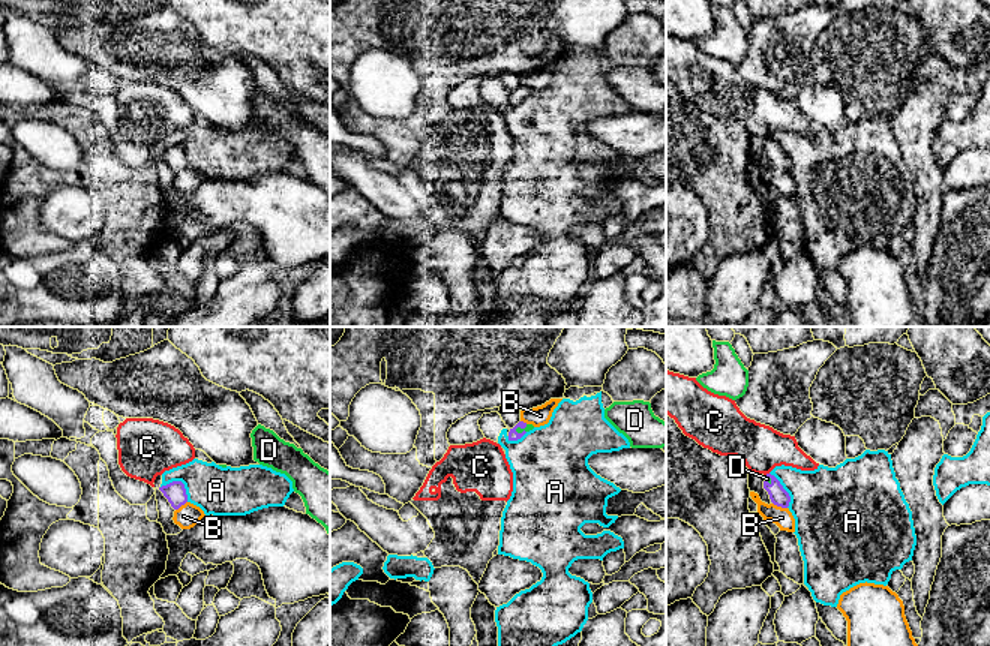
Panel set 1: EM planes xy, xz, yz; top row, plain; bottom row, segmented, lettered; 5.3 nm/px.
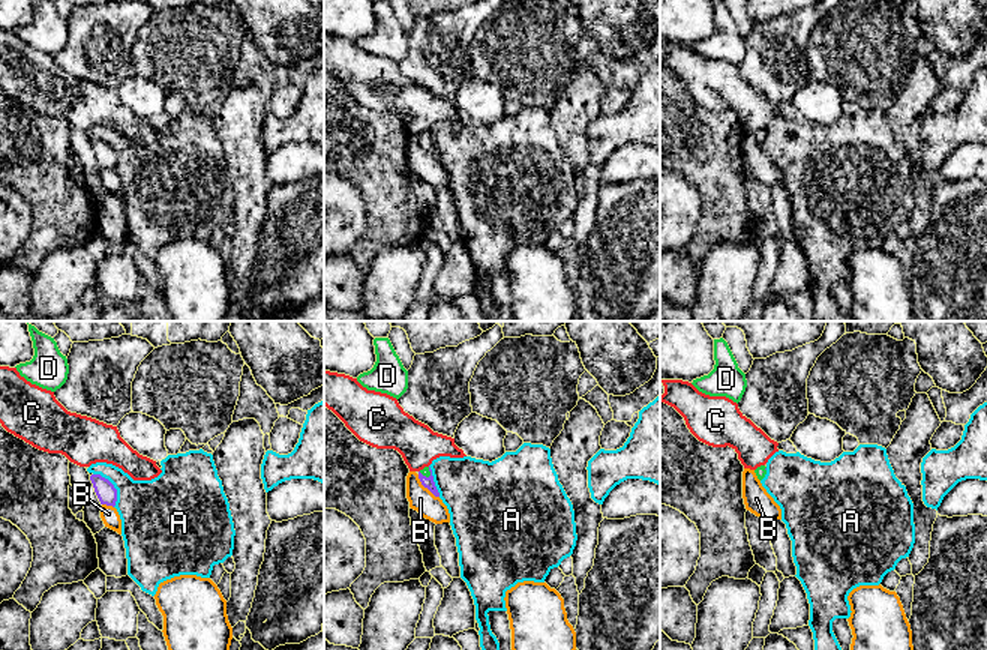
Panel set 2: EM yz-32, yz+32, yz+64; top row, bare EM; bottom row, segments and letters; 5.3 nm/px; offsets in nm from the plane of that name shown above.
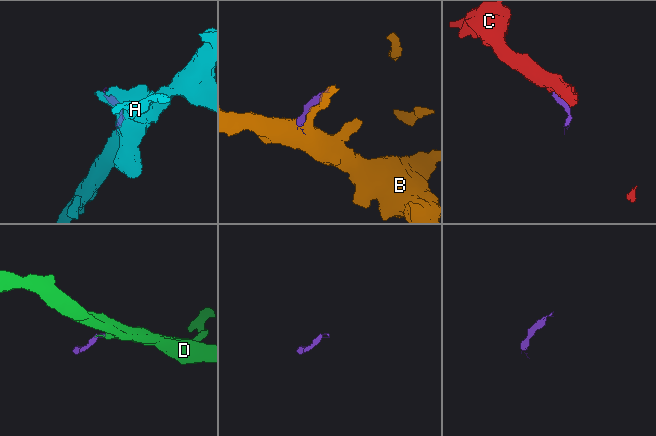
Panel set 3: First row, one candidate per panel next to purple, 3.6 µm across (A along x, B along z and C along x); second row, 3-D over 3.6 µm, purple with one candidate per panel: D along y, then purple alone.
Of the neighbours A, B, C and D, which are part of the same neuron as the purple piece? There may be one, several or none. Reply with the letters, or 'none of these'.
D

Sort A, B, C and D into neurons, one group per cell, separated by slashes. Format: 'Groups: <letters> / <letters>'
Groups: A / B / C / D

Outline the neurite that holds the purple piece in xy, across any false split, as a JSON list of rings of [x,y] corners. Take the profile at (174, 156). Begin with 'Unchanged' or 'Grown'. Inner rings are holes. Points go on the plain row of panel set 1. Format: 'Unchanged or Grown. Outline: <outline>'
Unchanged. Outline: [[[172,145],[166,150],[159,151],[159,154],[164,157],[174,174],[178,174],[188,166],[186,153],[182,145]]]

